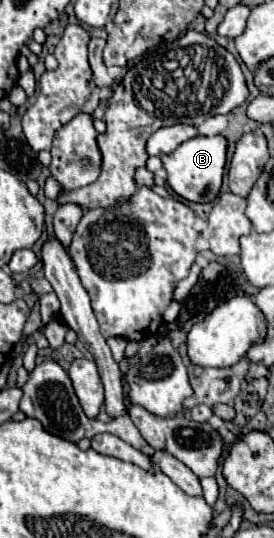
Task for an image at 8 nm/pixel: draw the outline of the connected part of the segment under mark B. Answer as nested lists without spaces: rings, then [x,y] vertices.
[[[195,136],[183,142],[177,150],[163,156],[163,168],[167,170],[167,184],[171,190],[189,202],[213,202],[221,188],[221,176],[225,168],[227,140],[223,136]]]

